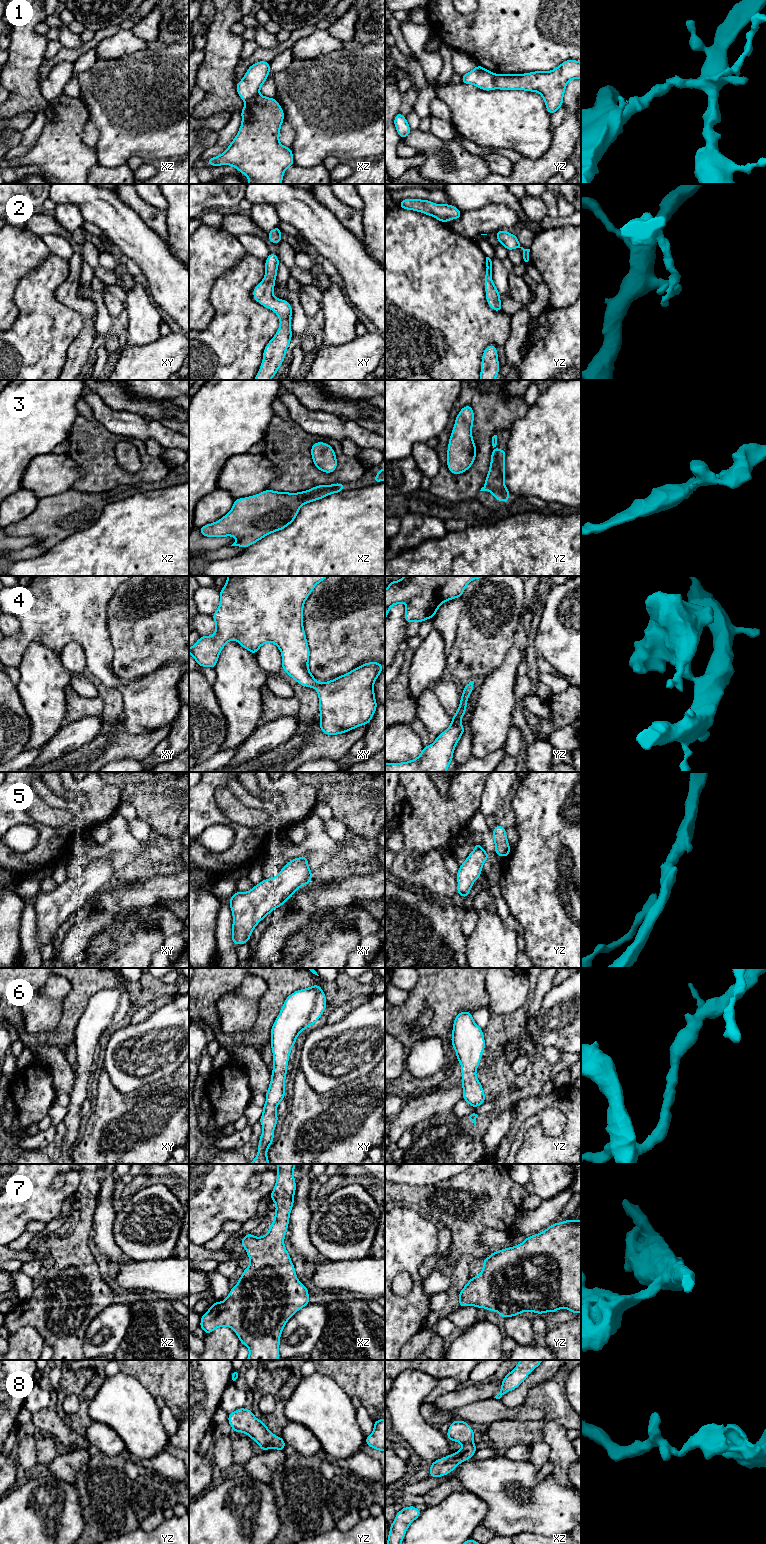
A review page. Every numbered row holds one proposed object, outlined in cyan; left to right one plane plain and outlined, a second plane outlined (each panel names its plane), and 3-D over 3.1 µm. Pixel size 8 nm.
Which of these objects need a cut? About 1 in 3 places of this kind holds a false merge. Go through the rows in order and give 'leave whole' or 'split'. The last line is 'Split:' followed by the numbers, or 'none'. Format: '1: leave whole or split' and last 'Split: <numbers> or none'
1: split
2: leave whole
3: leave whole
4: leave whole
5: leave whole
6: leave whole
7: leave whole
8: leave whole
Split: 1

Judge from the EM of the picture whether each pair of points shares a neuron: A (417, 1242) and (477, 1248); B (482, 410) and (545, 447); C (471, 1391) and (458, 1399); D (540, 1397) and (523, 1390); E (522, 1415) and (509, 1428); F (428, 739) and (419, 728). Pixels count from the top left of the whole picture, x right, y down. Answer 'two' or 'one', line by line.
A: two
B: two
C: one
D: two
E: two
F: one

